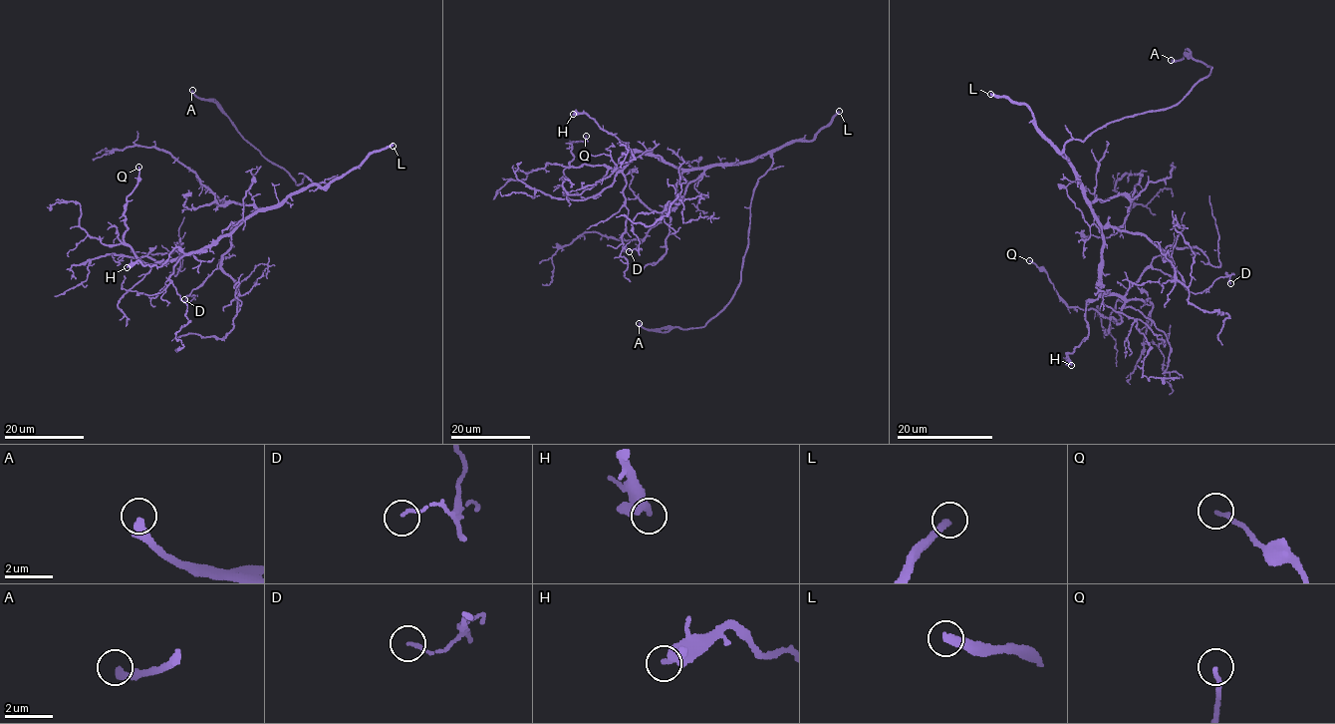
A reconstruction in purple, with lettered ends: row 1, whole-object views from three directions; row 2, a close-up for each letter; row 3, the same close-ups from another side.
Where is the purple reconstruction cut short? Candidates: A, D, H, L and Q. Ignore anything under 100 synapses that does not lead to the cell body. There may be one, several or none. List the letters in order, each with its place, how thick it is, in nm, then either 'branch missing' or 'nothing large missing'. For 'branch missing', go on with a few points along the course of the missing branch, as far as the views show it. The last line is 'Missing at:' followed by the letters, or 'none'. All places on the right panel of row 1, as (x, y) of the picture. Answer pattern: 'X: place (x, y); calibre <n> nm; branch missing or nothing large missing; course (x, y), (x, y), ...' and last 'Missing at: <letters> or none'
A: place (1171, 60); calibre 320 nm; nothing large missing
D: place (1230, 283); calibre 110 nm; nothing large missing
H: place (1071, 365); calibre 320 nm; nothing large missing
L: place (990, 94); calibre 360 nm; branch missing; course (990, 94), (1156, 63), (1153, 68), (1162, 56), (1156, 55)
Q: place (1029, 260); calibre 160 nm; nothing large missing
Missing at: L

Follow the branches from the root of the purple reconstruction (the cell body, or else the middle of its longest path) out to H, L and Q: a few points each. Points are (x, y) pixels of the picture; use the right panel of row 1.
H: (1074, 171), (1100, 227), (1103, 249), (1101, 294), (1086, 304), (1088, 336), (1066, 354), (1071, 365)
L: (1074, 171), (1069, 160), (1039, 130), (1025, 105), (990, 94)
Q: (1074, 171), (1102, 237), (1101, 291), (1125, 302), (1121, 324), (1095, 310), (1069, 306), (1045, 272), (1029, 260)

